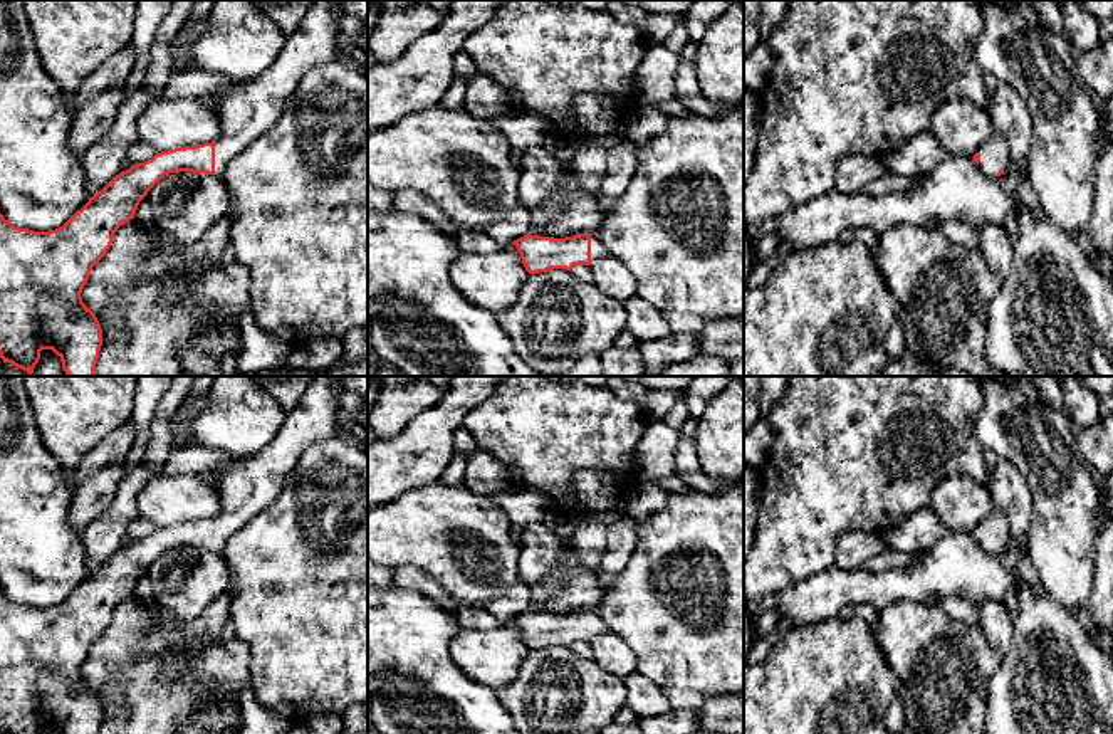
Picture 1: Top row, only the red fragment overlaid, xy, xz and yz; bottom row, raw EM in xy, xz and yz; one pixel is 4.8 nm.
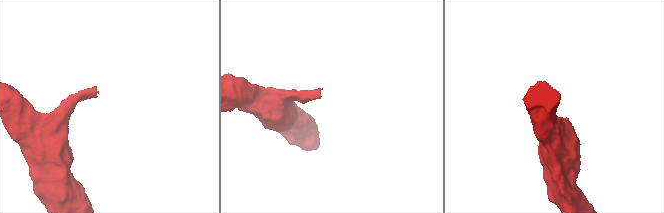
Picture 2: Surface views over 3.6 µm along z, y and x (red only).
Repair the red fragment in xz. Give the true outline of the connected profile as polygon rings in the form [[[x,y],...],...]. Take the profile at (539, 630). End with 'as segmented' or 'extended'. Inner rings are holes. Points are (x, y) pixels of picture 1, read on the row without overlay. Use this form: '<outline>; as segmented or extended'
[[[527,610],[512,620],[517,623],[529,650],[552,645],[571,647],[579,640],[591,642],[611,632],[596,610],[579,610],[564,615]]]; extended

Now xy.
[[[317,376],[267,447],[217,467],[213,474],[222,509],[215,517],[161,527],[133,541],[55,606],[20,605],[0,590],[0,734],[40,734],[42,726],[52,726],[60,734],[99,734],[102,705],[81,668],[118,605],[134,595],[139,578],[165,551],[191,548],[223,553],[227,541],[277,499],[304,450],[339,435],[336,415],[342,391],[336,376]]]; extended

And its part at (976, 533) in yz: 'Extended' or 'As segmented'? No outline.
Extended

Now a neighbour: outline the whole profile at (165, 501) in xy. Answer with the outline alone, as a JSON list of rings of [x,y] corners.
[[[200,474],[149,477],[136,495],[139,517],[156,529],[215,517],[222,509],[222,494]]]

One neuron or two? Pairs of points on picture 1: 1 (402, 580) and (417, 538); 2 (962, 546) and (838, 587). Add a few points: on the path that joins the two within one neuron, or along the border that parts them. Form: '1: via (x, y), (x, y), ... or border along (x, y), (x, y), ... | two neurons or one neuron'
1: border along (395, 568), (403, 565), (420, 566), (440, 587) | two neurons
2: via (932, 575), (915, 583), (868, 587) | one neuron

